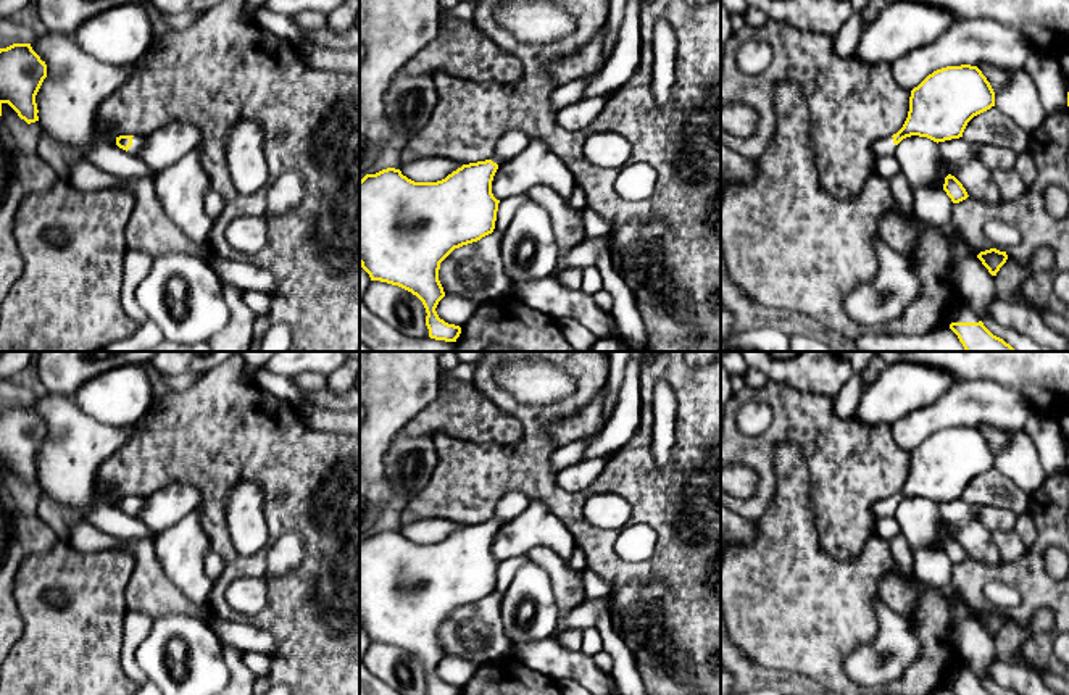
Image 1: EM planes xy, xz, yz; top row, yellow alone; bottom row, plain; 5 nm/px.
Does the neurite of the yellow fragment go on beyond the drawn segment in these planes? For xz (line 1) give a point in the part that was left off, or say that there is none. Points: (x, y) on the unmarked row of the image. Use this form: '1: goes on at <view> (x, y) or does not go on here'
1: goes on at xz (511, 505)

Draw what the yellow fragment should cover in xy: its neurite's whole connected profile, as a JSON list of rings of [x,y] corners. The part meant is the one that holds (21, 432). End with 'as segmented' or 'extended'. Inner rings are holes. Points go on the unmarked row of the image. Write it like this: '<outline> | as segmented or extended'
[[[31,405],[0,410],[0,477],[8,464],[27,485],[39,482],[35,456],[47,439],[47,426]]] | as segmented

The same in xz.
[[[510,492],[498,501],[490,521],[463,526],[437,543],[414,543],[395,529],[366,535],[360,542],[360,626],[371,642],[398,647],[416,656],[426,669],[429,695],[461,695],[460,687],[445,684],[435,672],[445,658],[439,642],[440,624],[455,610],[493,593],[500,564],[492,555],[493,537],[500,526],[529,505],[529,498]]] | extended

